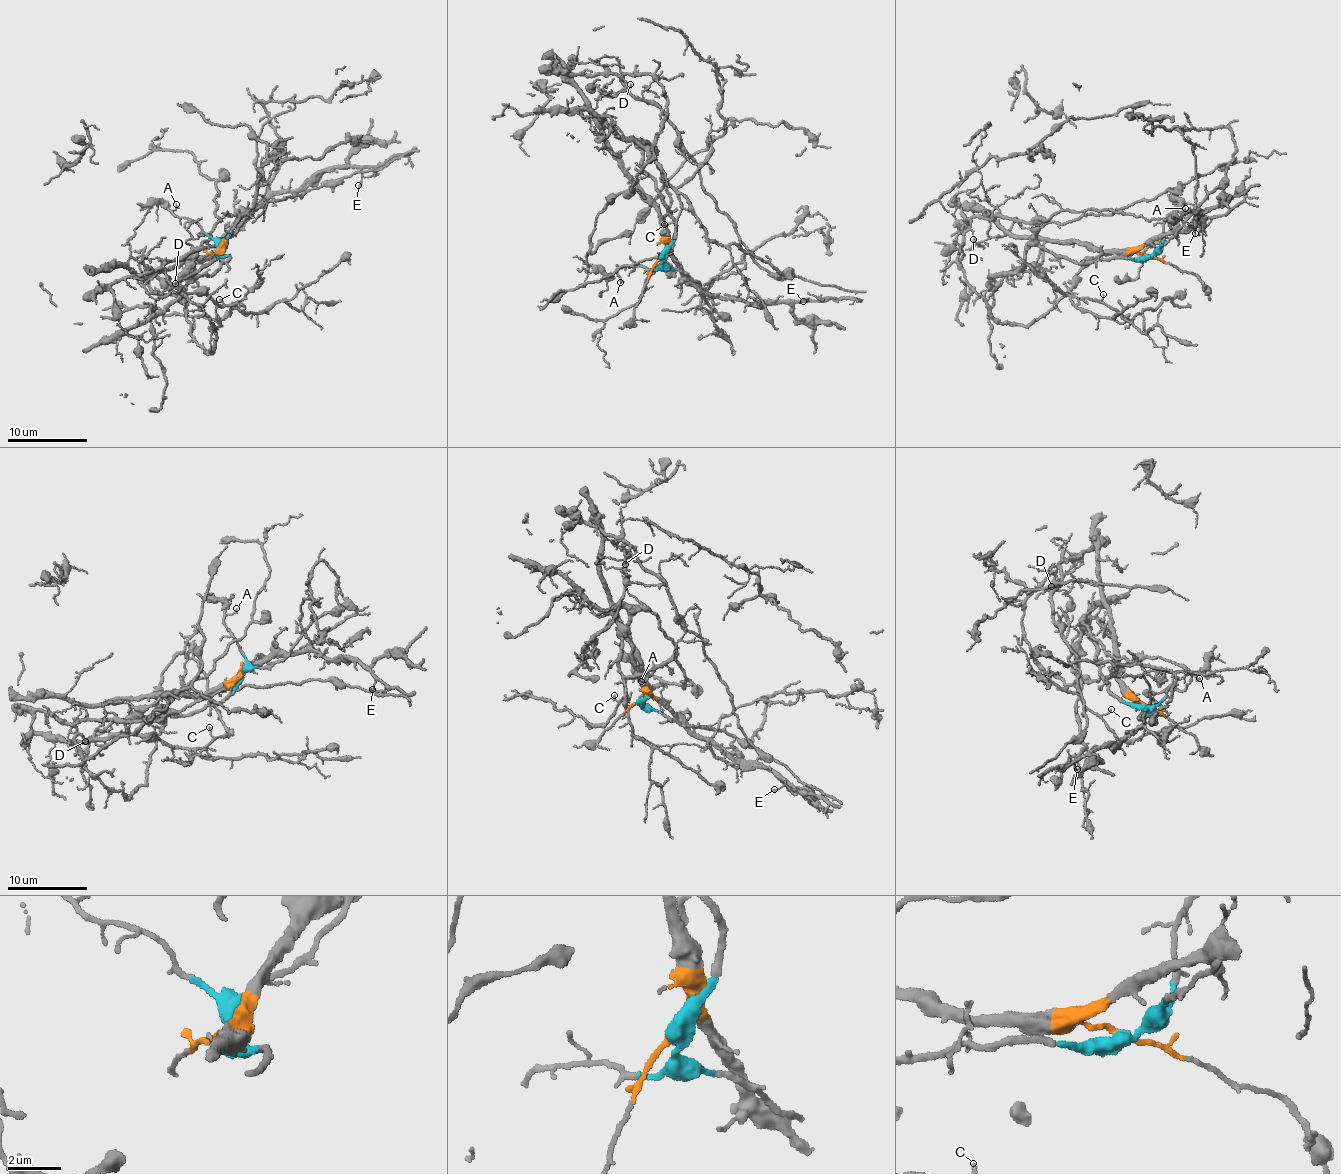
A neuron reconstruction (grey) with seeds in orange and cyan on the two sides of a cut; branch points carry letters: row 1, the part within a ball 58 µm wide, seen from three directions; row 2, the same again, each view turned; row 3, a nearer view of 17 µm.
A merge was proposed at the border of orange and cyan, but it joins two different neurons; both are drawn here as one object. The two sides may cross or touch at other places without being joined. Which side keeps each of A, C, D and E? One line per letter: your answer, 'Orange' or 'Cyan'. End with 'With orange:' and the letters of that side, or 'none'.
A: Cyan
C: Cyan
D: Orange
E: Orange
With orange: D, E

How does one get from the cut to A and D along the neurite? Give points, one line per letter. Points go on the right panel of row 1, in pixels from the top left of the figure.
A: (1147, 255), (1161, 244), (1167, 217), (1185, 208)
D: (1147, 255), (1098, 251), (1041, 237), (988, 237), (978, 244), (983, 247), (973, 238)

